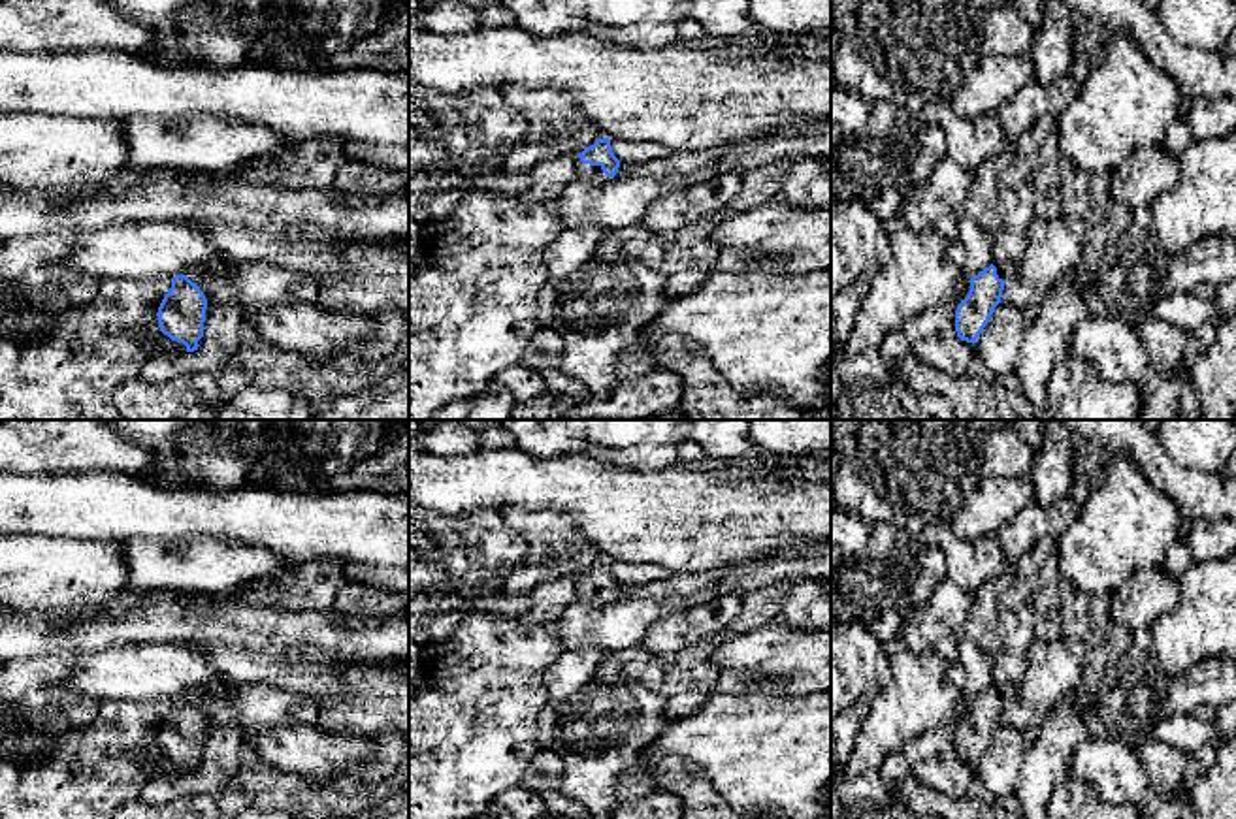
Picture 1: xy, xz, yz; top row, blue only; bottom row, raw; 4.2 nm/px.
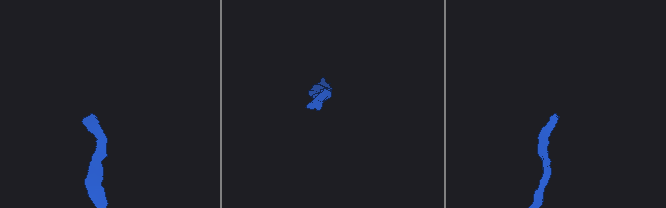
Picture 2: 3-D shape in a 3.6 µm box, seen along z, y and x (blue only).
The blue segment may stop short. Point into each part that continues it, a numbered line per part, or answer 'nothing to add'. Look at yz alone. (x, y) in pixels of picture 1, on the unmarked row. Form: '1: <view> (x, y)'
1: yz (1005, 693)

